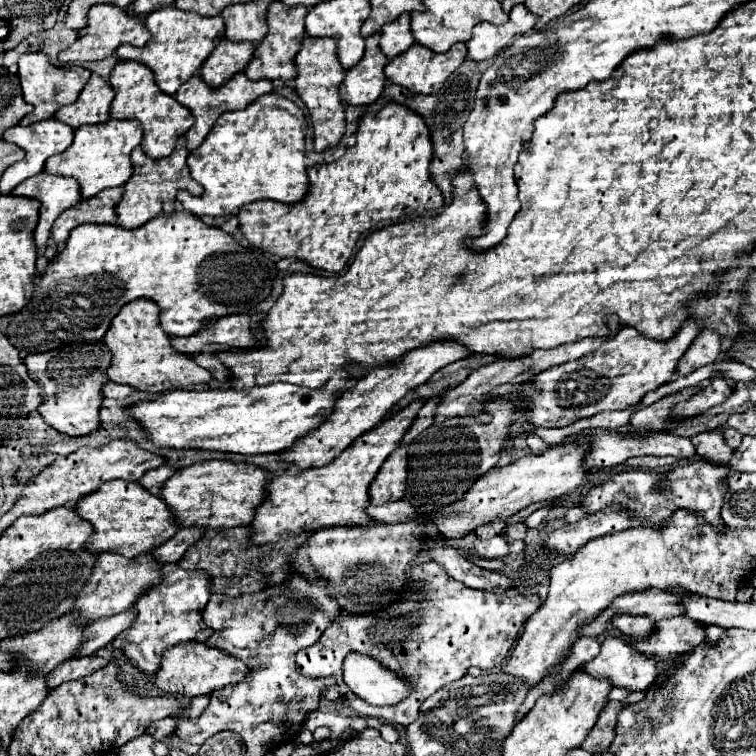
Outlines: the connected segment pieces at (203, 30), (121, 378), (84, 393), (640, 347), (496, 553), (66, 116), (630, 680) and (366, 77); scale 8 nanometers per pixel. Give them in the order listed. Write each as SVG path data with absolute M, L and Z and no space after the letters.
M174 6L158 8L158 12L152 12L150 16L146 16L144 24L150 30L152 38L140 48L132 44L122 44L116 48L116 56L118 60L134 60L148 66L154 72L158 88L170 96L174 96L178 86L184 84L190 76L198 74L202 62L216 48L214 38L216 38L216 44L224 38L224 20L220 16L202 18L194 12L178 10Z
M140 298L122 306L106 332L104 342L112 350L112 364L108 368L108 378L112 382L158 394L176 390L178 386L186 388L212 380L212 374L206 368L198 366L192 356L170 350L170 336L160 326L160 308L158 304L154 304L154 300Z
M34 352L24 358L24 364L28 368L28 374L32 380L40 386L42 404L38 406L40 416L56 428L58 432L64 432L68 436L84 436L100 428L100 406L102 406L102 382L96 380L96 366L88 368L76 368L72 374L62 374L62 370L54 370L54 352Z
M688 316L678 332L670 340L662 342L642 336L642 332L632 326L624 326L596 352L536 374L534 382L540 394L532 398L528 420L534 426L560 428L604 410L624 410L634 406L646 392L656 390L660 384L666 384L674 378L680 358L690 348L700 328L702 322L698 322L694 316Z
M476 536L474 538L474 550L482 558L504 558L510 552L506 536L494 536L488 540Z
M92 74L78 100L70 106L62 106L56 112L56 120L68 124L70 128L80 128L84 124L98 124L110 118L110 104L114 100L114 90L98 74Z
M608 636L602 642L600 654L582 666L586 672L598 678L610 678L614 686L628 690L646 690L656 674L656 660L638 652L622 636Z
M378 34L366 38L366 52L362 60L350 70L346 70L346 78L342 82L344 102L354 106L376 102L386 86L386 76L384 76L386 62L388 58L382 56L378 48Z

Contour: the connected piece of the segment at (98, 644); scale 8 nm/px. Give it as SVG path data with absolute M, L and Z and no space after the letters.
M130 608L122 614L94 620L90 624L90 632L86 632L86 648L82 648L82 652L78 652L78 656L94 654L96 650L110 644L120 632L124 632L134 622L134 616L136 616L136 608Z

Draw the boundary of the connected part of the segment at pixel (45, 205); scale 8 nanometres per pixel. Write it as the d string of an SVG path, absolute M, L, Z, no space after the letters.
M40 172L32 178L26 178L20 182L12 194L34 198L40 202L40 218L38 226L34 230L34 242L38 248L44 248L50 238L52 222L70 206L82 200L78 192L78 182L64 176L52 176L46 172Z

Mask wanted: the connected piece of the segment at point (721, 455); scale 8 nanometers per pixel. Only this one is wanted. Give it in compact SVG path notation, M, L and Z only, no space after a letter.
M716 428L716 432L700 432L692 436L692 444L700 458L706 460L730 460L734 450L724 440L724 428Z

